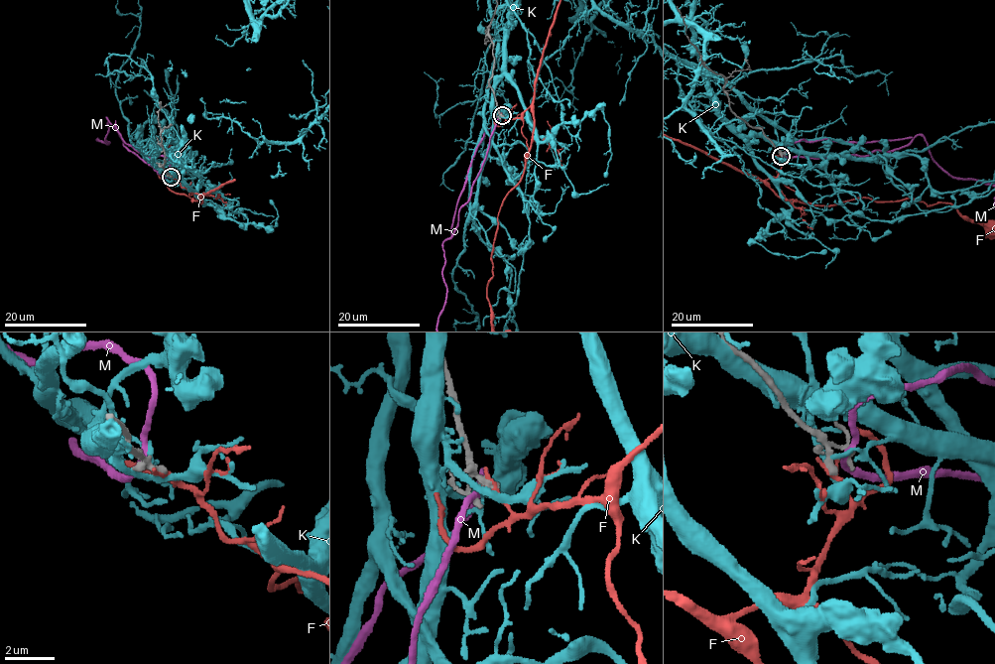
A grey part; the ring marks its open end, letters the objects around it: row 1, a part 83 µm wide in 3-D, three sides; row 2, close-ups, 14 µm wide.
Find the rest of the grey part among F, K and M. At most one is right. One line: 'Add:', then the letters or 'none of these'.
Add: none of these

